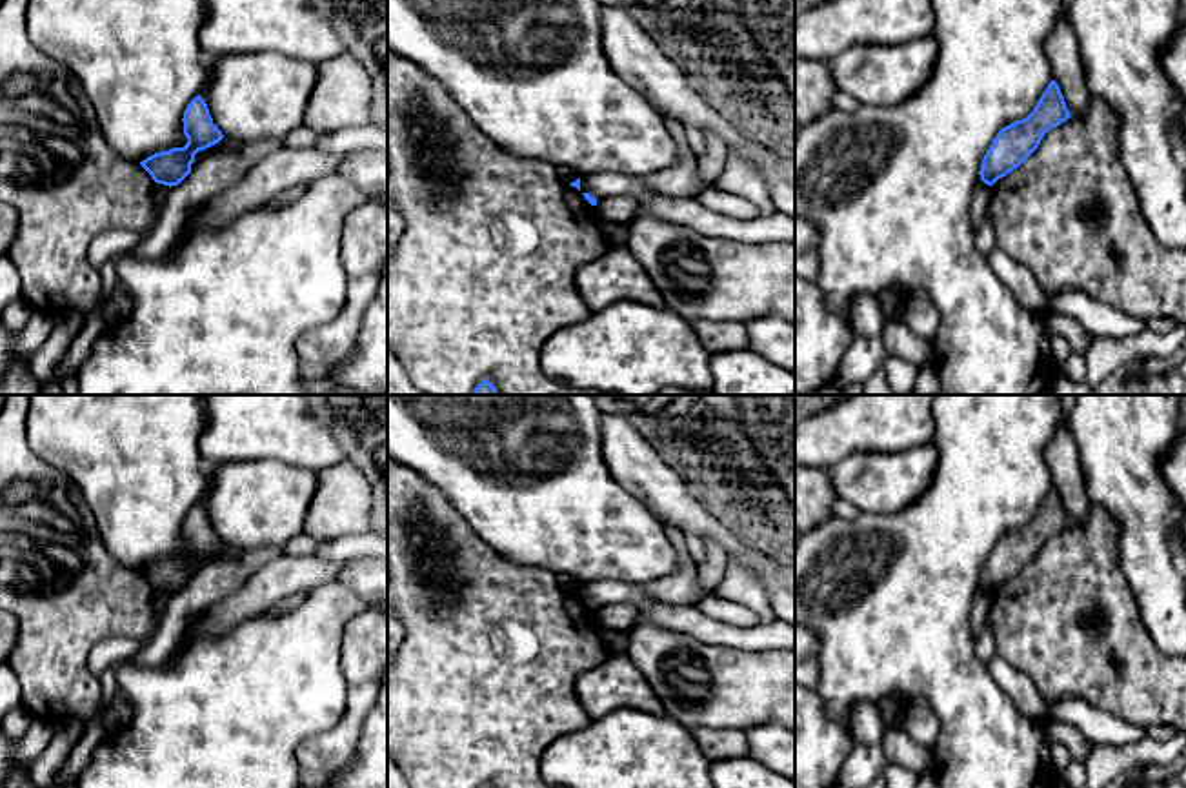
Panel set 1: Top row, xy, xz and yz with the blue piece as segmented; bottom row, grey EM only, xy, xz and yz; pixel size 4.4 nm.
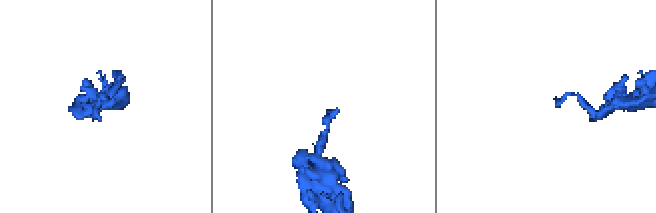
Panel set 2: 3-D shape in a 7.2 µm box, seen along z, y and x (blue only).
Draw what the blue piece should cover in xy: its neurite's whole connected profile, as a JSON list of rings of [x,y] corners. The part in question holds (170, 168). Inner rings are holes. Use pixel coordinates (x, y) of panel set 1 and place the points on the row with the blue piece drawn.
[[[200,95],[187,104],[182,122],[187,138],[184,147],[160,151],[140,162],[156,184],[178,186],[191,173],[195,155],[224,138]]]

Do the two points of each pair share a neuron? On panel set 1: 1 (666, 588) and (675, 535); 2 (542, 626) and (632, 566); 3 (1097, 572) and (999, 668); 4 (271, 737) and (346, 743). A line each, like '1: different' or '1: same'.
1: same
2: different
3: different
4: different

